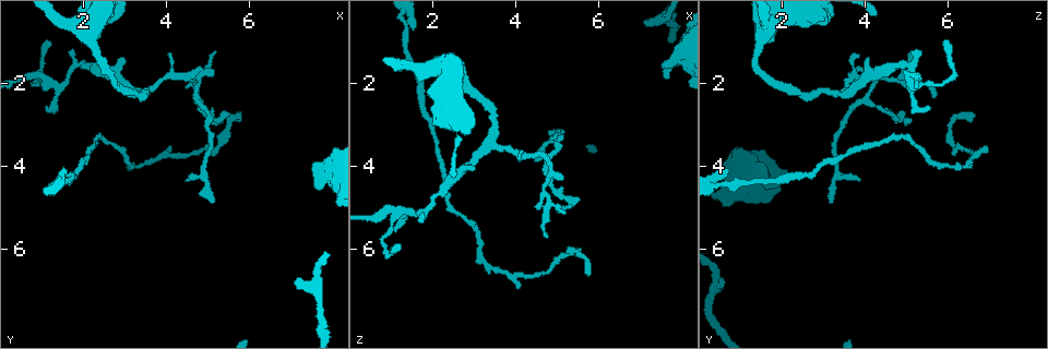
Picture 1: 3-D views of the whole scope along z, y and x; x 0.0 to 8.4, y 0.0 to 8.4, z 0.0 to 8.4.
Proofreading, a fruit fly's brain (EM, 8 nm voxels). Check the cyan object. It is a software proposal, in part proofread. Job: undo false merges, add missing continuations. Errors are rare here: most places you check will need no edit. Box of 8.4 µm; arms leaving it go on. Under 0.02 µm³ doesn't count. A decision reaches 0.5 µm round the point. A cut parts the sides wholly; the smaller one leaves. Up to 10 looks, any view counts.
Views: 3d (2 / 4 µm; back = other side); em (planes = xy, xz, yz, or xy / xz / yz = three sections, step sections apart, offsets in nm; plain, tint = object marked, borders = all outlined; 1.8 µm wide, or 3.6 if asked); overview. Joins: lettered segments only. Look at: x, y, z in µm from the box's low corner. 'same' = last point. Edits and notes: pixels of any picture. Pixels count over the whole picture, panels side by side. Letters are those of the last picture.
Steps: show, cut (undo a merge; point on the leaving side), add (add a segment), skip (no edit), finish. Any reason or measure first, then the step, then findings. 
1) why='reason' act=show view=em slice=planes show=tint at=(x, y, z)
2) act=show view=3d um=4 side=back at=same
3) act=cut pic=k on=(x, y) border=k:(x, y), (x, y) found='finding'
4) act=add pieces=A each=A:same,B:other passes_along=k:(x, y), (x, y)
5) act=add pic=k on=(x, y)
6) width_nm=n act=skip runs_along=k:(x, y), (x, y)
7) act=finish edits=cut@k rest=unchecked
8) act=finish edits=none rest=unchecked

why='branch stops here' act=show view=em slice=xz step=4 show=tint at=(2.95, 1.45, 4.05)

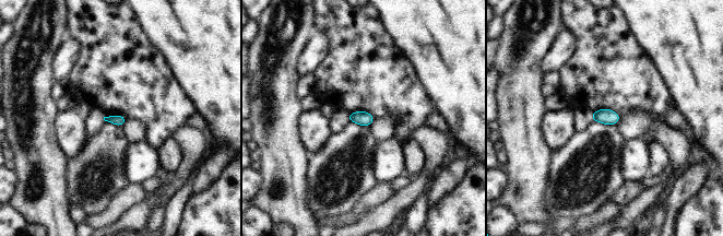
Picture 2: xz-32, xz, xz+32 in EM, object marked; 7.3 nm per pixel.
act=show view=em slice=planes show=borders at=same

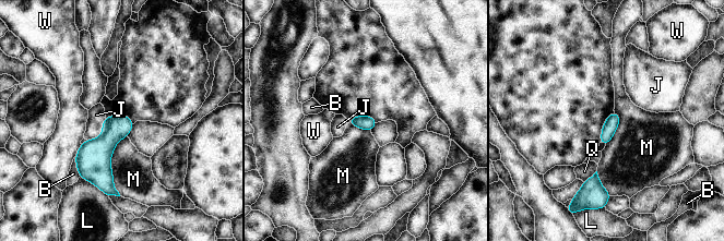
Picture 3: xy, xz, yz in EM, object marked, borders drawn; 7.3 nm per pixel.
act=skip each=B:other,J:other,L:other,M:other,Q:other,W:other found='no lettered segment goes on from it'

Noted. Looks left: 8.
why='a fork' act=show view=em slice=xz step=16 show=tint at=(1.20, 1.95, 5.15)

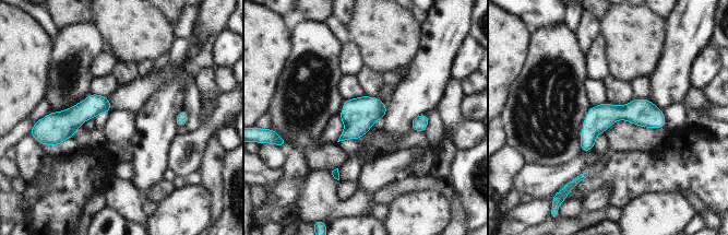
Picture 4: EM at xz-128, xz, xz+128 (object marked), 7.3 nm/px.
act=show view=em slice=yz step=16 show=tint at=same

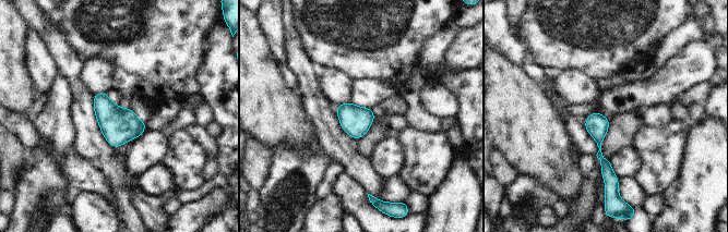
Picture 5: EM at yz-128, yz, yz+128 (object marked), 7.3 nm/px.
act=show view=em slice=yz step=16 show=borders at=same

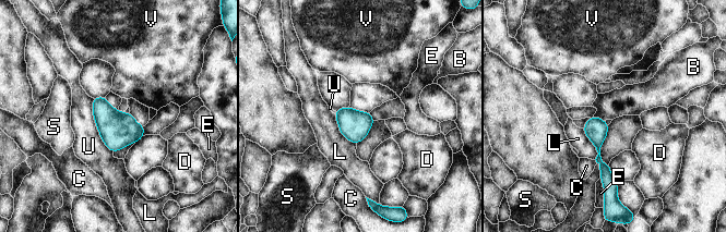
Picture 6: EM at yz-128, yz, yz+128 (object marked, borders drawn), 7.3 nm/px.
act=skip each=B:other,C:other,D:other,E:other,L:other,S:other,U:other,V:other border=6:(594, 116), (605, 121) found='one neuron here'

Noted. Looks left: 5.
why='abrupt turn' act=show view=em slice=planes show=borders at=(4.85, 1.85, 4.20)

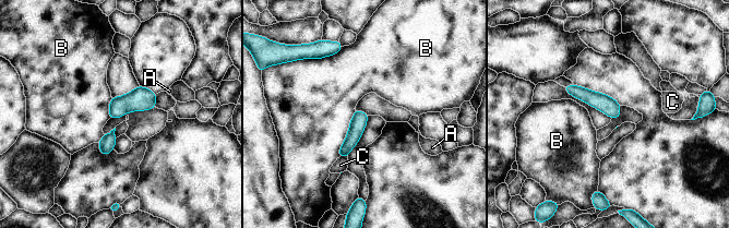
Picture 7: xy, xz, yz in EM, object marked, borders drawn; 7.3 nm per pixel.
act=skip each=A:other,B:other,C:other found='continuous, no second neuron'

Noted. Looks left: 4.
why='an open end' act=show view=em slice=planes show=borders at=(1.50, 4.00, 0.70)

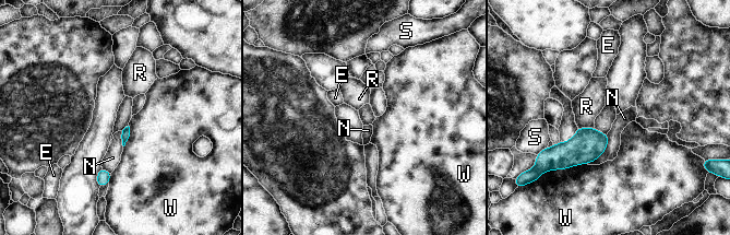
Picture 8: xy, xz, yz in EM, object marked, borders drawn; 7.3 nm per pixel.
longest_contact=N:280nm act=skip each=E:other,N:other,R:other,S:other,W:other border=8:(608, 133), (606, 149), (587, 163) found='none of them fits'

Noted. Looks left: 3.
act=finish edits=none rest=unchecked

